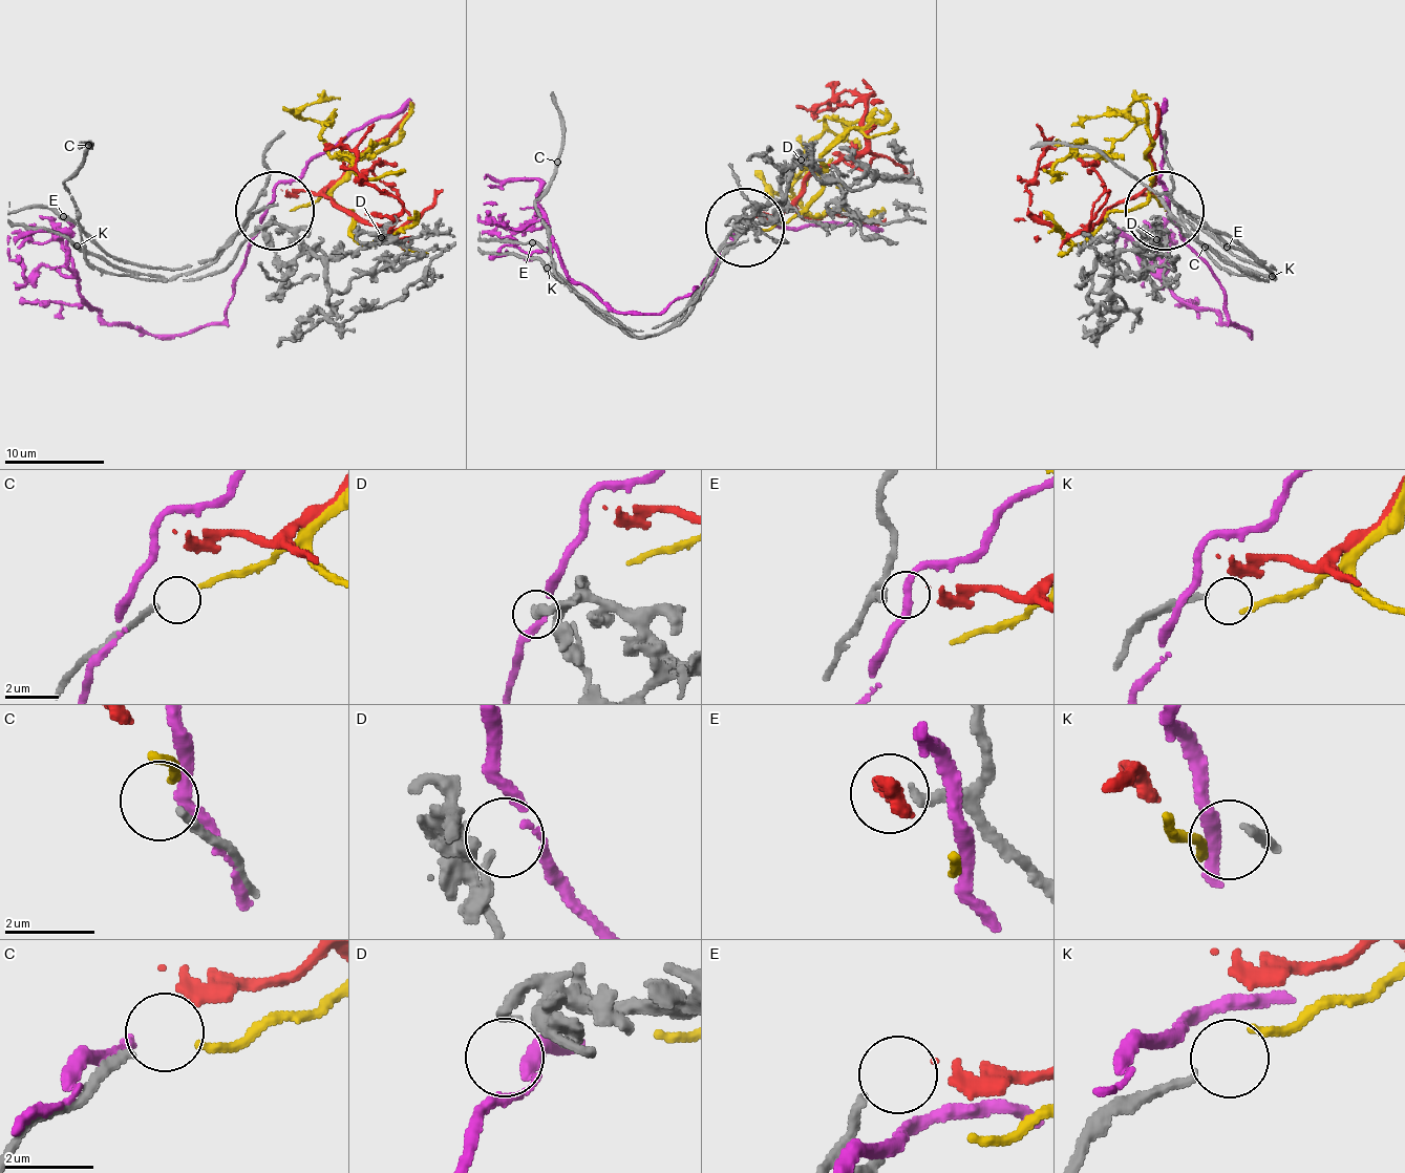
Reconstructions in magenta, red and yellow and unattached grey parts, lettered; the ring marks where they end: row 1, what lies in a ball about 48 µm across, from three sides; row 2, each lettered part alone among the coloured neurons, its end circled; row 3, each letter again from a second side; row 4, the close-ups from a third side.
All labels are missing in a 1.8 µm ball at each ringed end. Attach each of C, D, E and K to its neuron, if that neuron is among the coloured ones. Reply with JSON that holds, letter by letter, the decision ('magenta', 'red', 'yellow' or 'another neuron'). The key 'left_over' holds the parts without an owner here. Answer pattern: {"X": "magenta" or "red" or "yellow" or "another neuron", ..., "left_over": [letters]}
{"C": "yellow", "D": "magenta", "E": "red", "K": "another neuron", "left_over": ["K"]}

